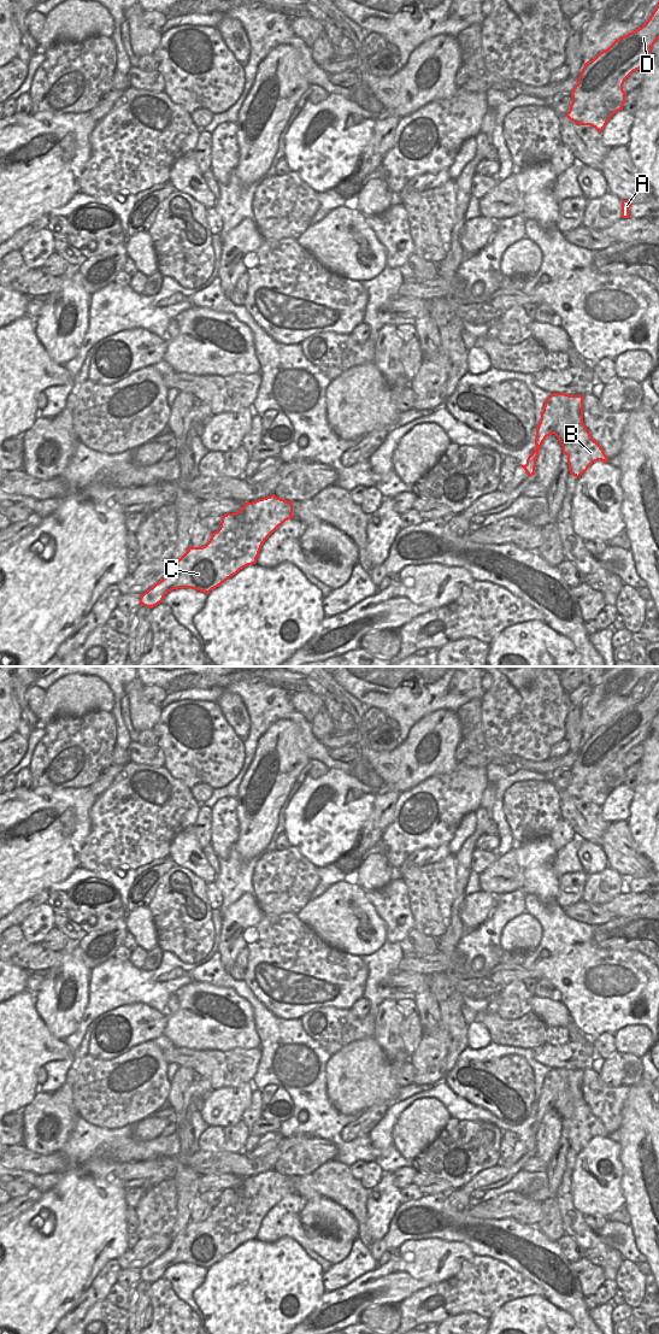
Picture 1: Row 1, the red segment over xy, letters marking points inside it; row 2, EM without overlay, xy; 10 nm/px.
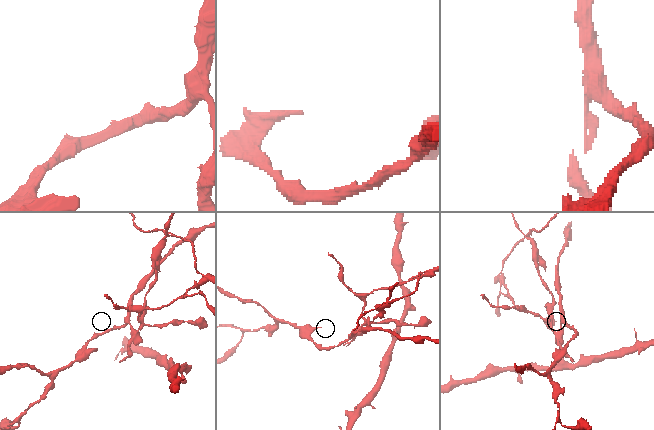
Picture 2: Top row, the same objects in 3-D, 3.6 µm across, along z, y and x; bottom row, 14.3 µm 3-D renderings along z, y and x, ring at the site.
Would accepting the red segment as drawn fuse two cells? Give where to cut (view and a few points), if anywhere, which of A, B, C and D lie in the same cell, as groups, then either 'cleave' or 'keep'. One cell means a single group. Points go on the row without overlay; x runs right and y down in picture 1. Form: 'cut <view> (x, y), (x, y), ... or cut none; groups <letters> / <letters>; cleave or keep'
cut xy (565, 1069), (565, 1085), (553, 1108); groups A / B C D; cleave

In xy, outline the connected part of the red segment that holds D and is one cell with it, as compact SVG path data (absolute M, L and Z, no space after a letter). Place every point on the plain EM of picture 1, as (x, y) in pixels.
M659 680L645 700L619 712L607 724L584 739L578 758L571 766L572 777L566 792L579 800L590 800L602 807L611 792L623 784L626 770L623 765L625 754L646 740L657 715L659 715Z

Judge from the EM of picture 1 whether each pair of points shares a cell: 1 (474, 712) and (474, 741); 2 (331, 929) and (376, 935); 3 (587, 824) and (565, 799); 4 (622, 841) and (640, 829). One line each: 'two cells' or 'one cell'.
1: one cell
2: one cell
3: one cell
4: two cells

